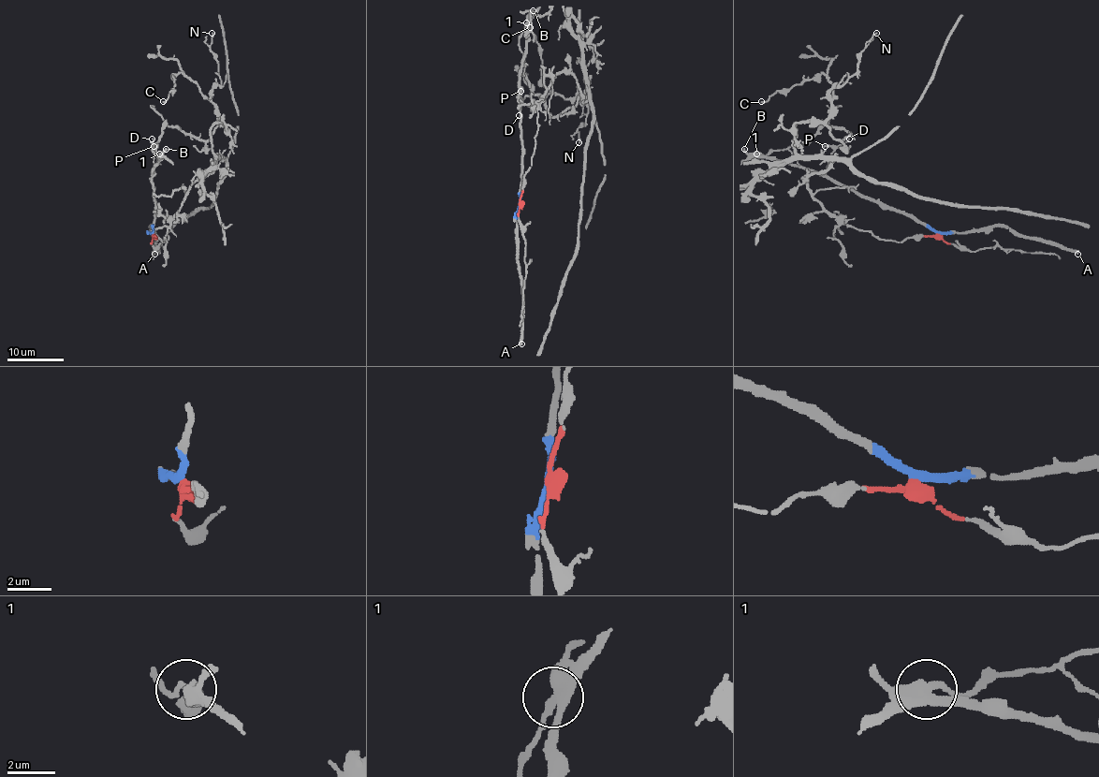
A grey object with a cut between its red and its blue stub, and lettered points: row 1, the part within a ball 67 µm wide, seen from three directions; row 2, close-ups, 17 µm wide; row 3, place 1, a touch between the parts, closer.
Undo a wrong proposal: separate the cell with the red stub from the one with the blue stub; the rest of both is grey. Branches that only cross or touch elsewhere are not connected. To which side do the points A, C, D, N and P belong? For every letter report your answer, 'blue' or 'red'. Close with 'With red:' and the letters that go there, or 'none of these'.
A: blue
C: red
D: blue
N: red
P: blue
With red: C, N

